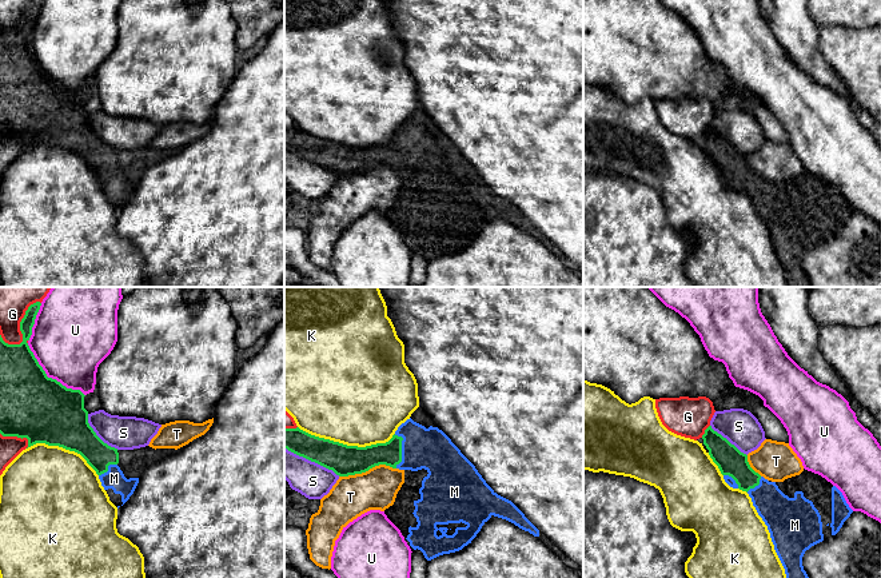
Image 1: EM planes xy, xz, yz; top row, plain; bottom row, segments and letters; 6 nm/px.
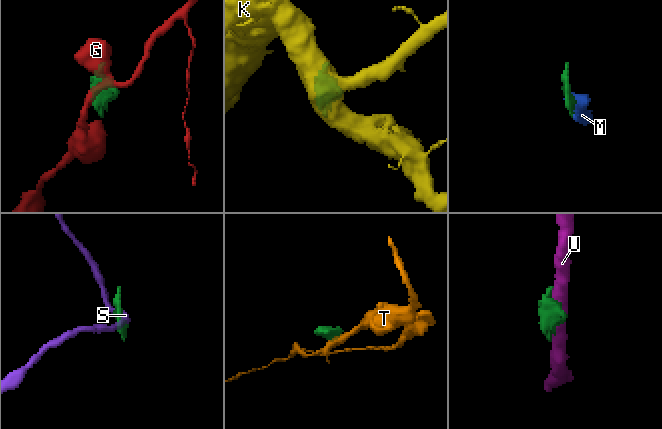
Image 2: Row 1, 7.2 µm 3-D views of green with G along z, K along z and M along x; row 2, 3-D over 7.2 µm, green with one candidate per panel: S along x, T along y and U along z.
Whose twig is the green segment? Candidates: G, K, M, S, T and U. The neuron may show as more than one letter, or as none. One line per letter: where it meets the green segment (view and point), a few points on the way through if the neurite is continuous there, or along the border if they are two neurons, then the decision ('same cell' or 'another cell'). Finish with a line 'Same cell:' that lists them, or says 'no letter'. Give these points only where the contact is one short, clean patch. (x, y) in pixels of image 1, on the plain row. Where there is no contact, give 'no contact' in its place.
G: xy (20, 28) | another cell
K: xz (346, 146) | another cell
M: xz (401, 150) | same cell
S: xz (313, 162) | another cell
T: xz (367, 171) | another cell
U: xy (50, 79) | another cell
Same cell: M

